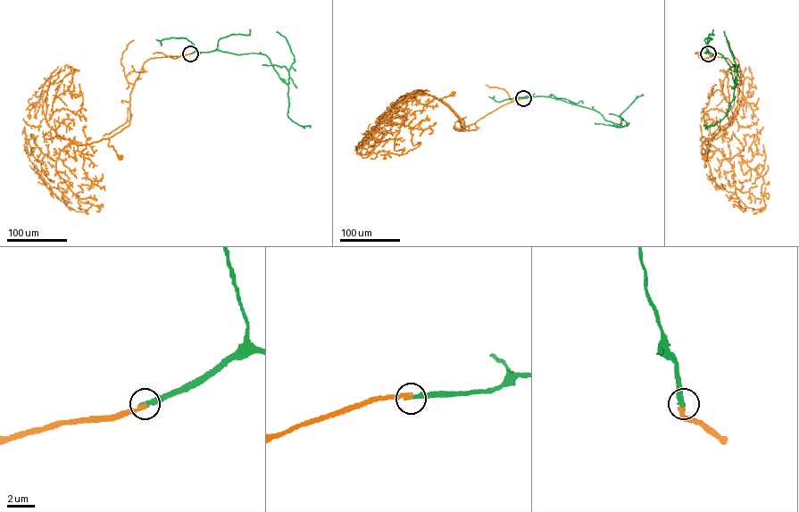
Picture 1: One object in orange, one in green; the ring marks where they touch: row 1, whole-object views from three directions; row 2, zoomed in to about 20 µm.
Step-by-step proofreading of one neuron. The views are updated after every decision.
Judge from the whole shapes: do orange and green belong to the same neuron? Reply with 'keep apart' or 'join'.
join

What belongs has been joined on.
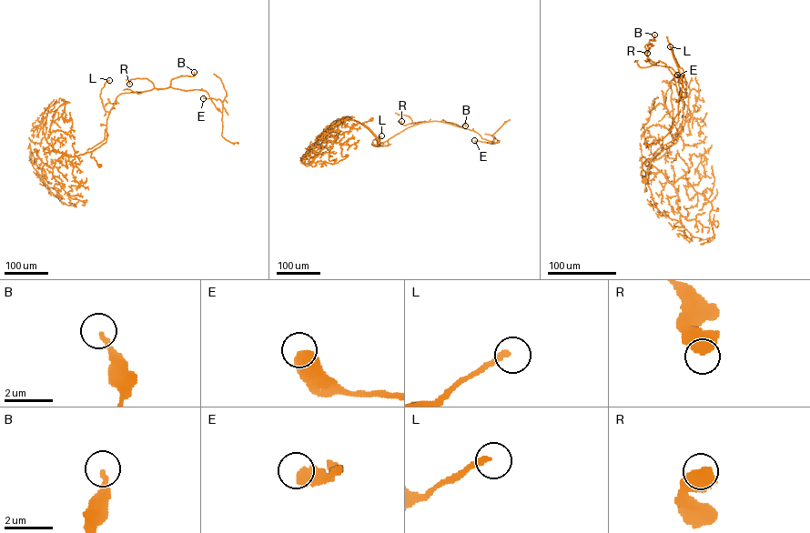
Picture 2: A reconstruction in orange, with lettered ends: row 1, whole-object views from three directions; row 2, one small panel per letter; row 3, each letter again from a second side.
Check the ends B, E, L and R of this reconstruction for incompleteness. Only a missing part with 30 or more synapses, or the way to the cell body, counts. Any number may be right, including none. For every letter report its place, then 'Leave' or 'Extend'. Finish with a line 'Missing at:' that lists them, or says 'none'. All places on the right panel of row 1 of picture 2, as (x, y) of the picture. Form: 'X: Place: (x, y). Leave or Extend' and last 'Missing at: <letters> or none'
B: Place: (654, 35). Leave
E: Place: (677, 75). Leave
L: Place: (670, 46). Extend
R: Place: (647, 53). Leave
Missing at: L

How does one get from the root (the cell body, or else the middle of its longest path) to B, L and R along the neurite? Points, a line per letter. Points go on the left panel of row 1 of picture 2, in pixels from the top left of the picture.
B: (99, 165), (90, 152), (106, 142), (106, 119), (117, 96), (168, 87), (172, 79), (193, 76), (194, 72)
L: (99, 165), (90, 156), (90, 152), (106, 141), (109, 112), (105, 110), (100, 95), (109, 80)
R: (99, 165), (90, 152), (106, 142), (106, 119), (116, 97), (154, 87), (146, 78), (130, 79), (129, 84)

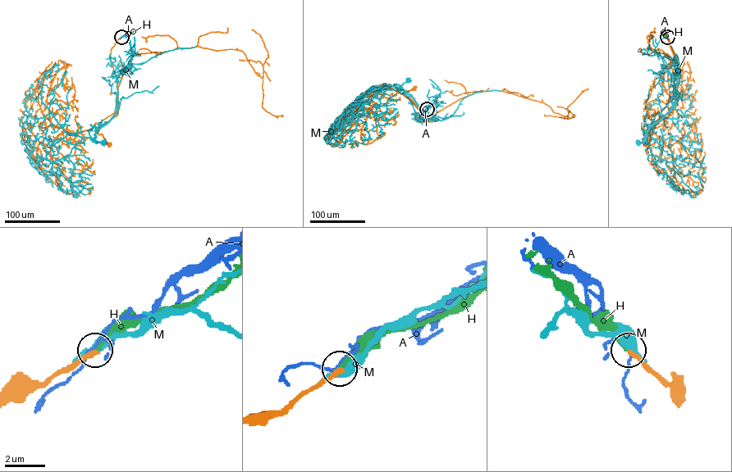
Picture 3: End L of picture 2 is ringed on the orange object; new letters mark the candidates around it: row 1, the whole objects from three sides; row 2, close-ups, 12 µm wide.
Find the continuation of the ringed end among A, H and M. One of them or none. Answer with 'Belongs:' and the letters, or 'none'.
Belongs: H

